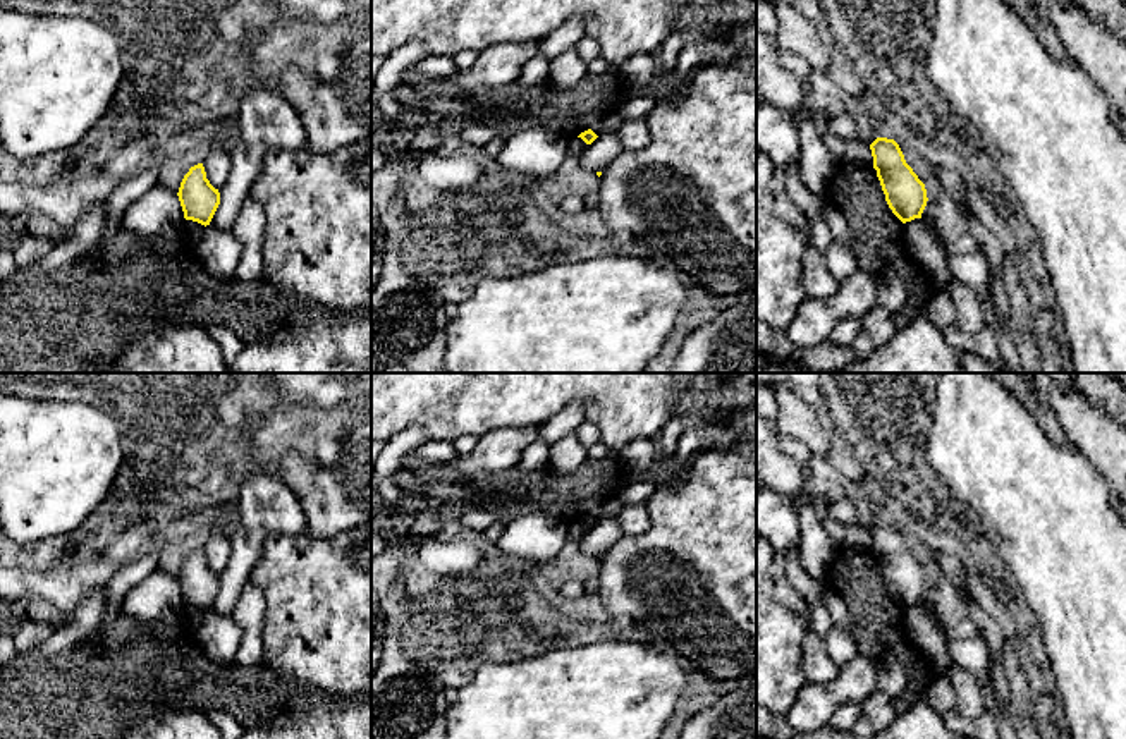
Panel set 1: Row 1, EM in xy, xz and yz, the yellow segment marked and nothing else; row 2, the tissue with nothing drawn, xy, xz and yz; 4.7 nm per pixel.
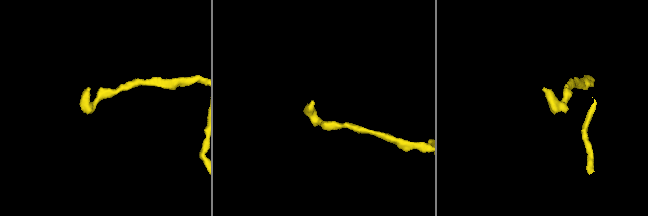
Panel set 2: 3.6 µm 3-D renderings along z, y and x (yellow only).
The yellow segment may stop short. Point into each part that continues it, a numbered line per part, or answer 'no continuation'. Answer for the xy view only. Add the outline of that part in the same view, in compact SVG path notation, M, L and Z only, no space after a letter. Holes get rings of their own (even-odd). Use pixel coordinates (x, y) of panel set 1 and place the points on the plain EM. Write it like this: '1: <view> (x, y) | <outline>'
no continuation

